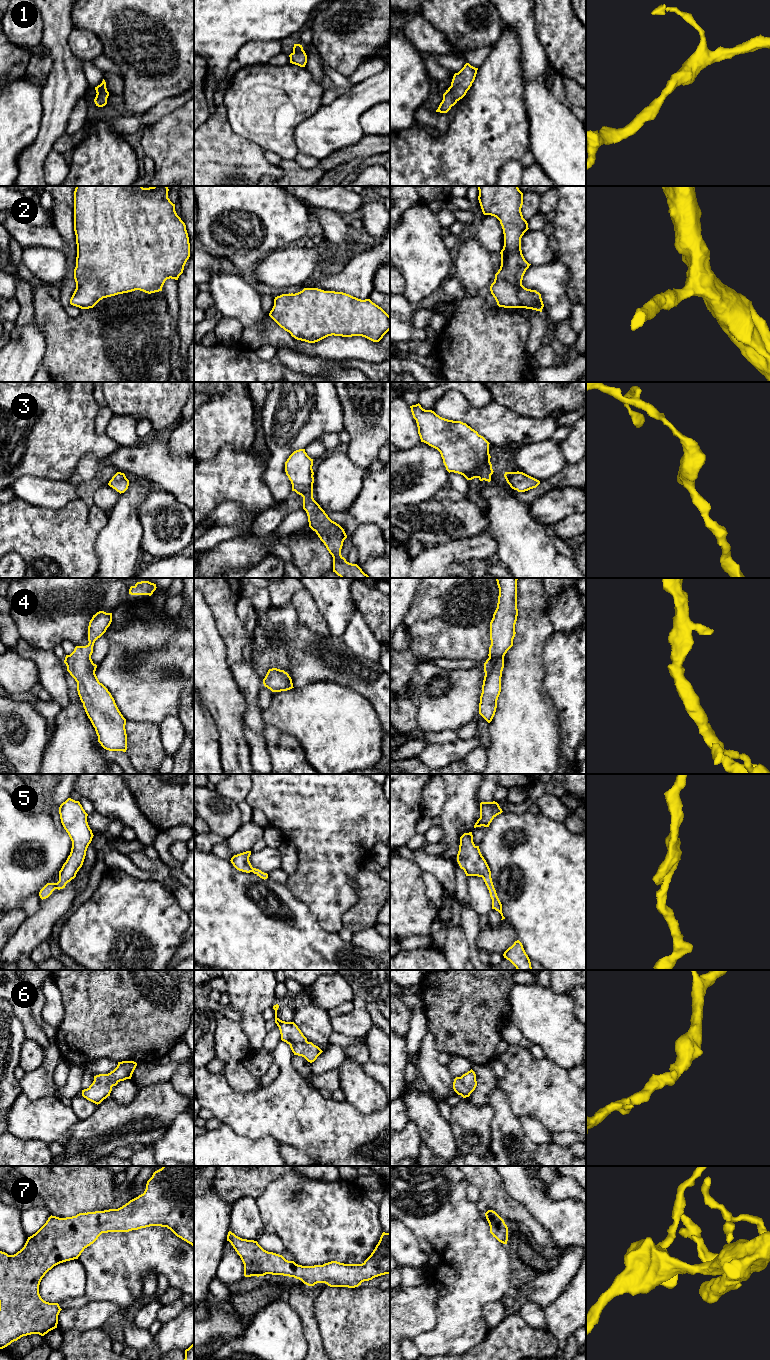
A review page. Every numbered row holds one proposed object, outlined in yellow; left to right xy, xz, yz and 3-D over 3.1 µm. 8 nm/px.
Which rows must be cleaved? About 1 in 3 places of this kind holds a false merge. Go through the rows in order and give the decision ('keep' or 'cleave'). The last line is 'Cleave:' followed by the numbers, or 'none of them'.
1: keep
2: keep
3: keep
4: keep
5: keep
6: keep
7: keep
Cleave: none of them

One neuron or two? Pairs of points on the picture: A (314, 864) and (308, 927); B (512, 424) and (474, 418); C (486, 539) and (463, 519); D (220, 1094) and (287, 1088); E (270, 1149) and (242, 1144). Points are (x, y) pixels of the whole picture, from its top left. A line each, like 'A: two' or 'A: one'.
A: two
B: one
C: two
D: one
E: one

